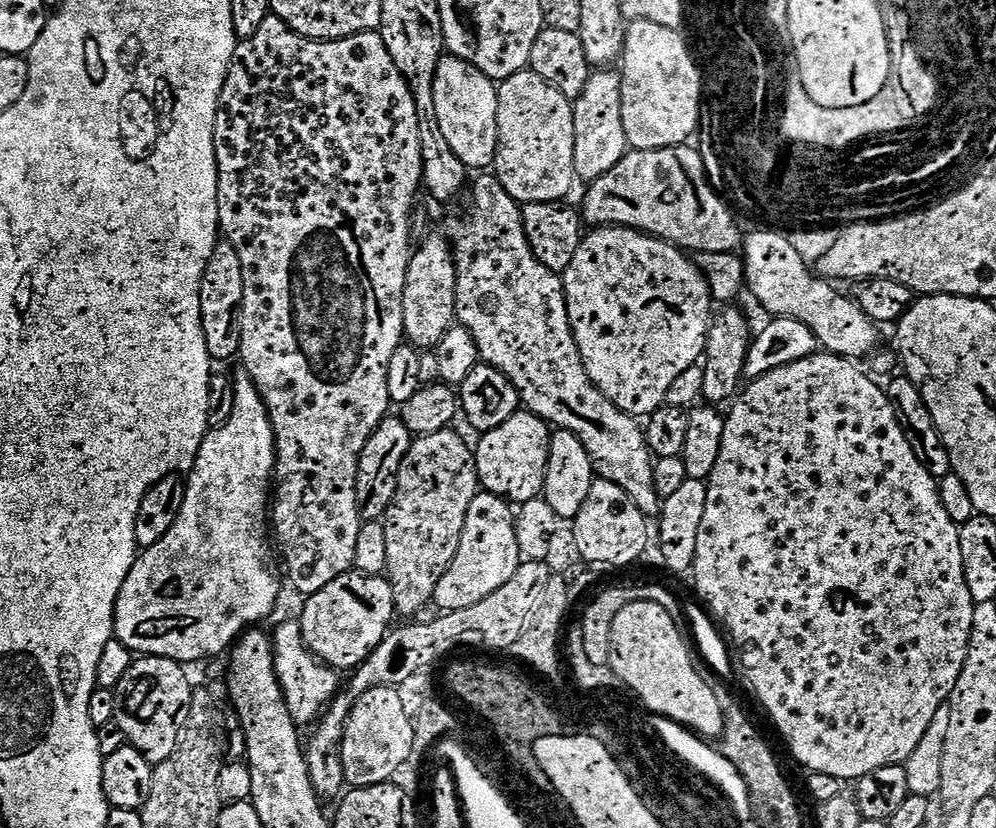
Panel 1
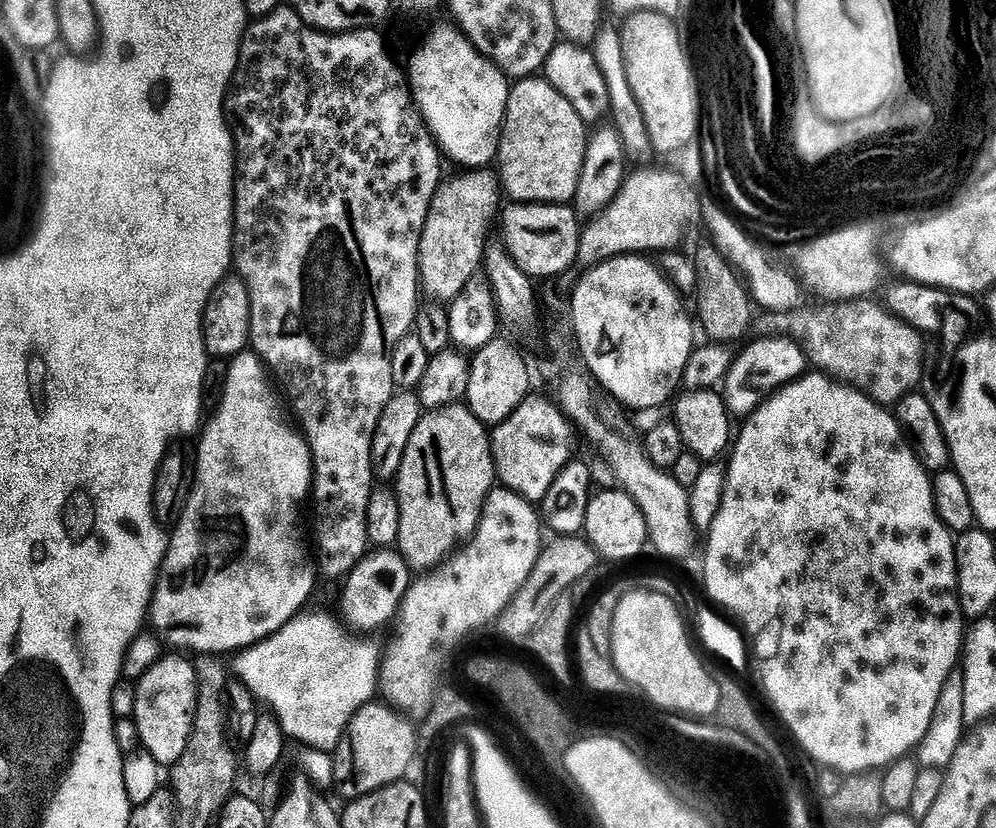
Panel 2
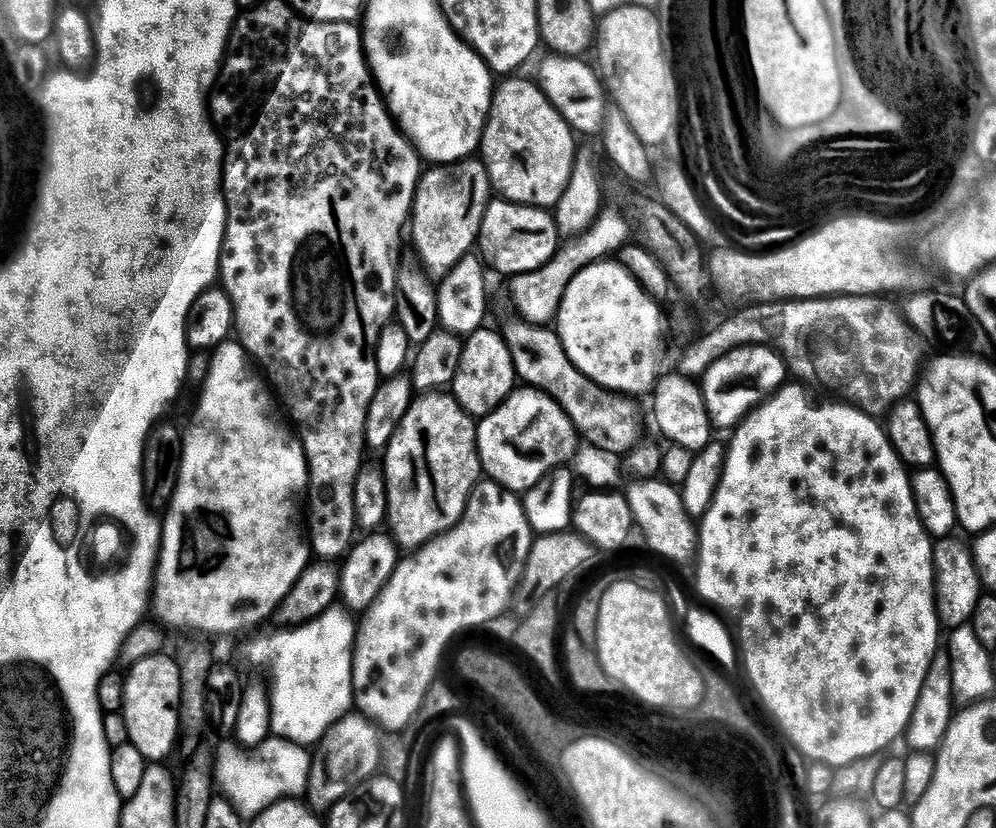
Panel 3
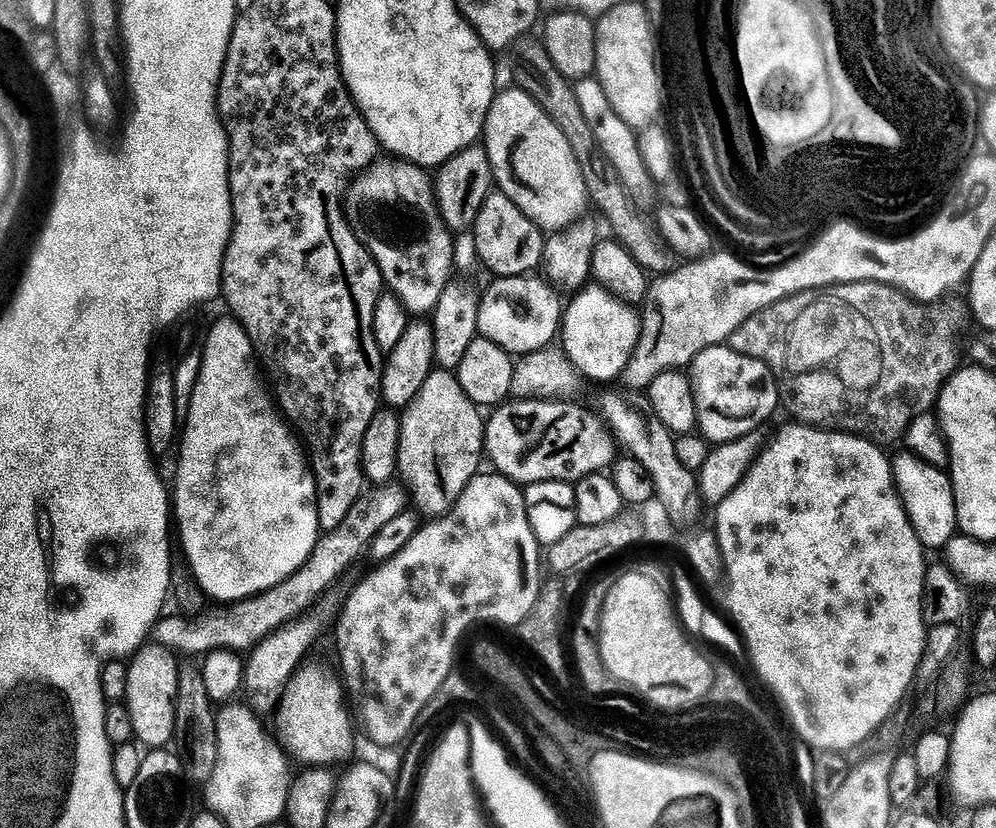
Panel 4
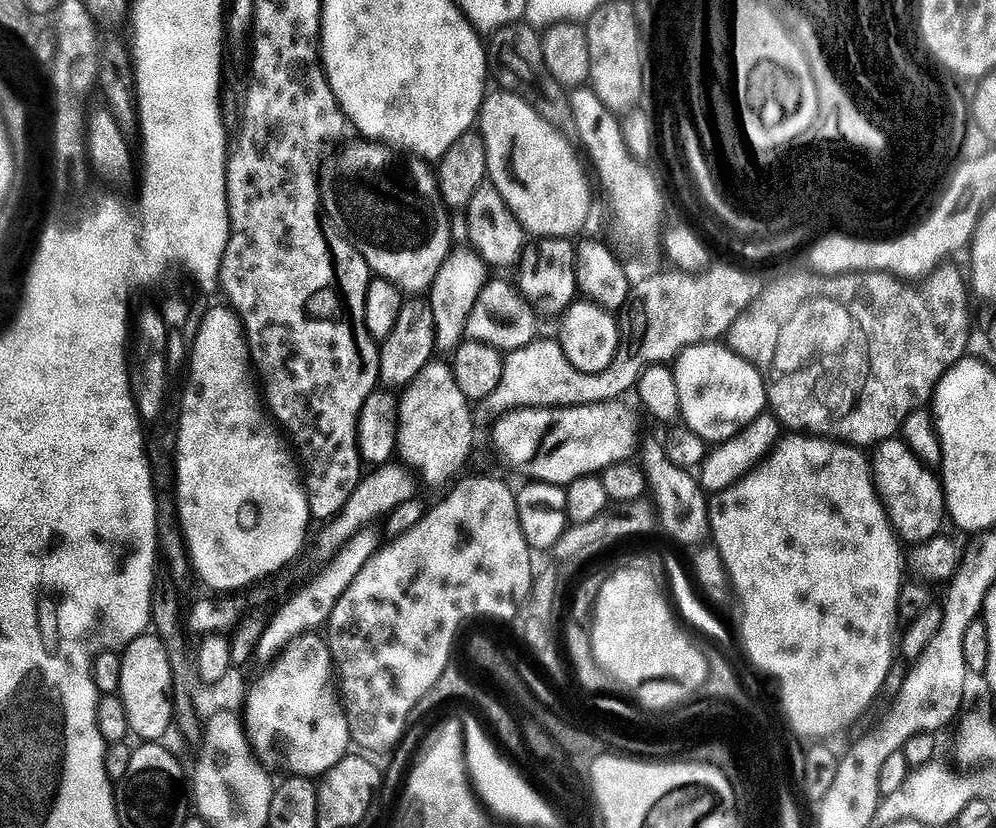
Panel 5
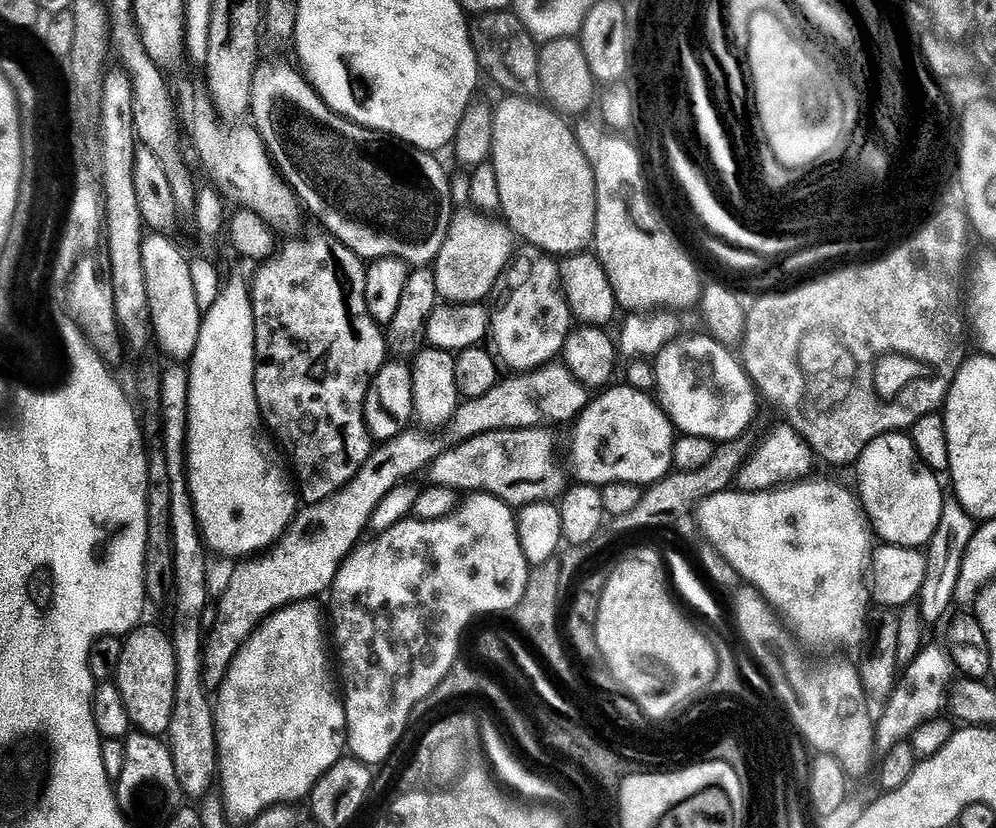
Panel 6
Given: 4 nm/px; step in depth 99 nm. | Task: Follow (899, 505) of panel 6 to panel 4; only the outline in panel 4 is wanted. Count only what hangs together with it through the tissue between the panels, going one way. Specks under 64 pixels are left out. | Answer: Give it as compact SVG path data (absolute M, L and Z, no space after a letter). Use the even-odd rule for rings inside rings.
M907 450L901 452L901 456L891 457L892 477L896 483L896 492L904 503L906 514L925 549L947 549L948 543L958 535L956 499L952 489L951 475L945 469L935 468L926 461L919 460Z

